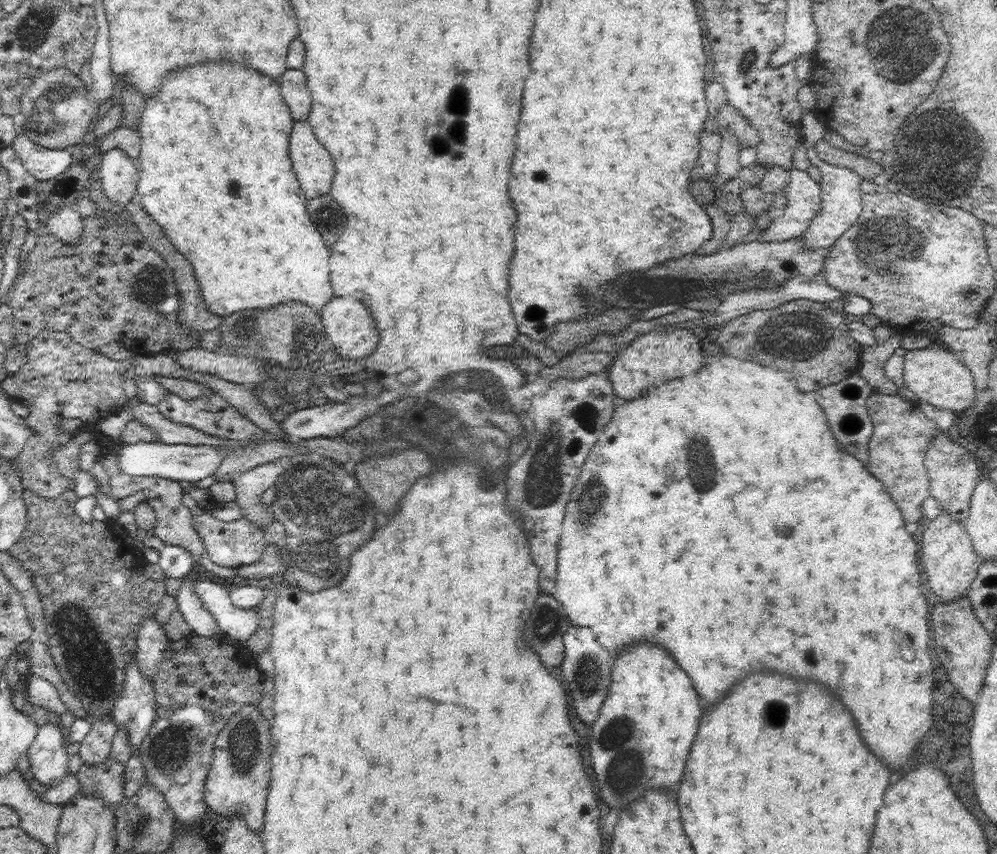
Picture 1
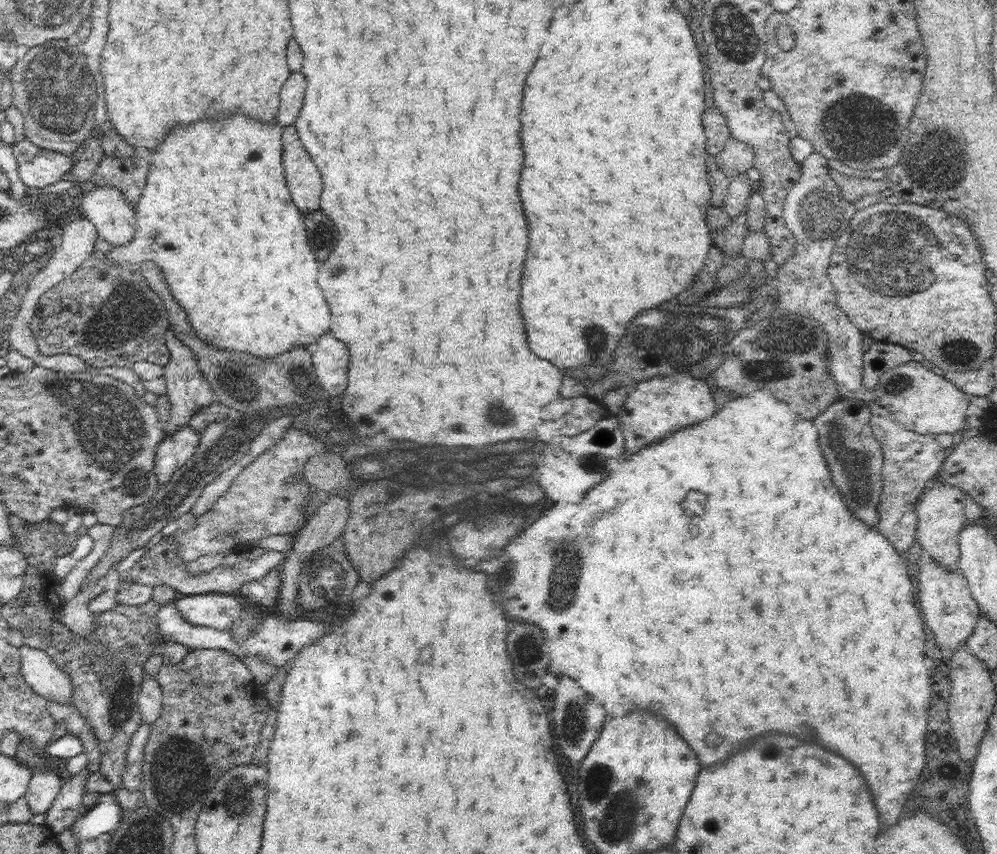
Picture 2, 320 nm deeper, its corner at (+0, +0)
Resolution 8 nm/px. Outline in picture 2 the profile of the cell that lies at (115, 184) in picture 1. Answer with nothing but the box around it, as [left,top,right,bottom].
[73,187,136,247]

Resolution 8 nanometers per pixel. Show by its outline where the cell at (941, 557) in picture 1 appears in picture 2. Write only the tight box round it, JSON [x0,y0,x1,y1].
[916,558,980,659]

